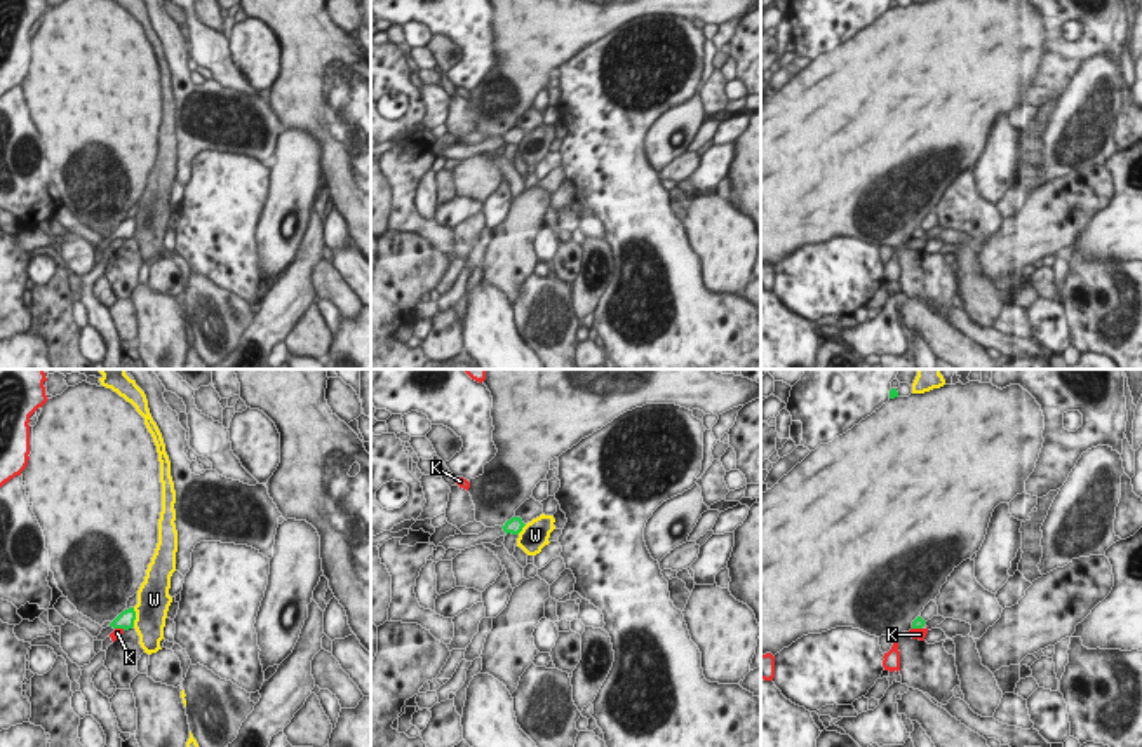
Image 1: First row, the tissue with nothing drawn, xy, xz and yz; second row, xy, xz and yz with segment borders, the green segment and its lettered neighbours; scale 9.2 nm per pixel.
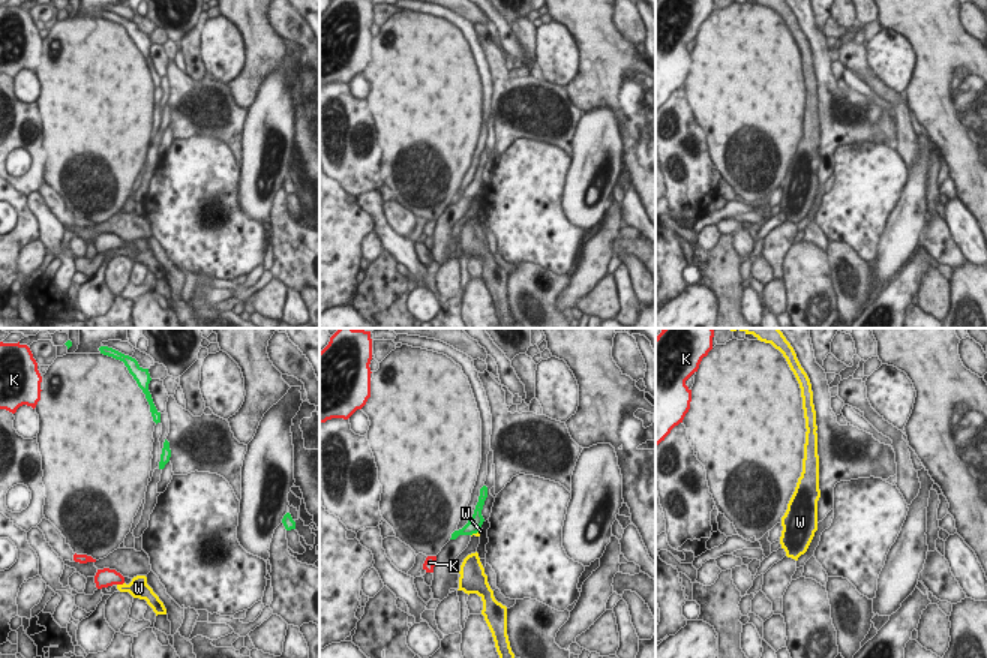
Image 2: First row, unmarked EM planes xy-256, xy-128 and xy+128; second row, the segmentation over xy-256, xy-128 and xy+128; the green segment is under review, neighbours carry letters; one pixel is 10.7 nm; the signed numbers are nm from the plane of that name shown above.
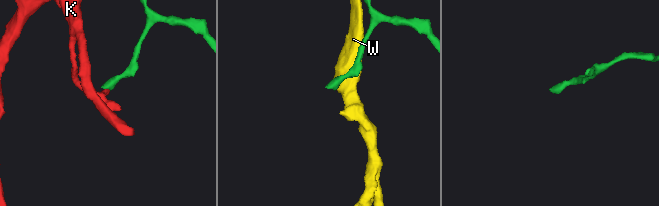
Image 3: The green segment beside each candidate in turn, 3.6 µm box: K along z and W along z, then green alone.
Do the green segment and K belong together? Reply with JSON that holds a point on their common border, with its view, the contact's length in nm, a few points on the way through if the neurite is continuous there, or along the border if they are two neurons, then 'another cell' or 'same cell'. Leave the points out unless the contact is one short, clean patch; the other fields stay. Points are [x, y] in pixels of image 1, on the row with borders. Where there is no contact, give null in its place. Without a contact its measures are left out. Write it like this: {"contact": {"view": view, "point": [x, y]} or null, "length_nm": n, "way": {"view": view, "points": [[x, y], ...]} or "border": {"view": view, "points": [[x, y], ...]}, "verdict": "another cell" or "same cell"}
{"contact": {"view": "yz", "point": [918, 627]}, "length_nm": 100, "border": {"view": "yz", "points": [[913, 627], [921, 629]]}, "verdict": "another cell"}

